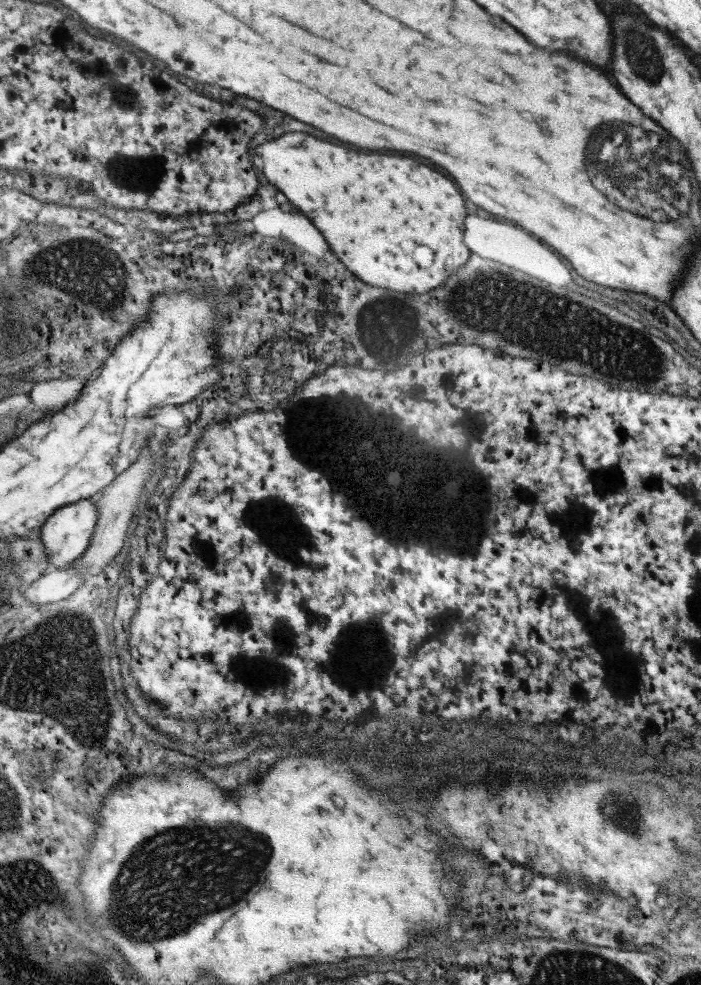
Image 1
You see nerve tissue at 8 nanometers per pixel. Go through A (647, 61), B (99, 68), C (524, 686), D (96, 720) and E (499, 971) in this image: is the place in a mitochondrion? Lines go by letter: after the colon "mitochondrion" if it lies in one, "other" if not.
A: mitochondrion
B: other
C: other
D: mitochondrion
E: other

